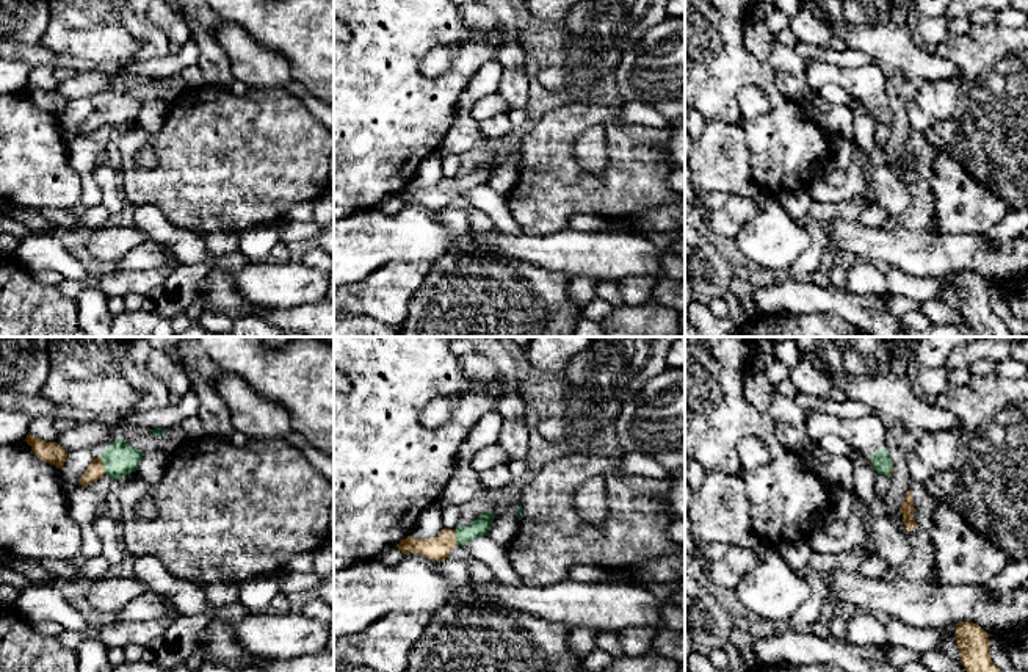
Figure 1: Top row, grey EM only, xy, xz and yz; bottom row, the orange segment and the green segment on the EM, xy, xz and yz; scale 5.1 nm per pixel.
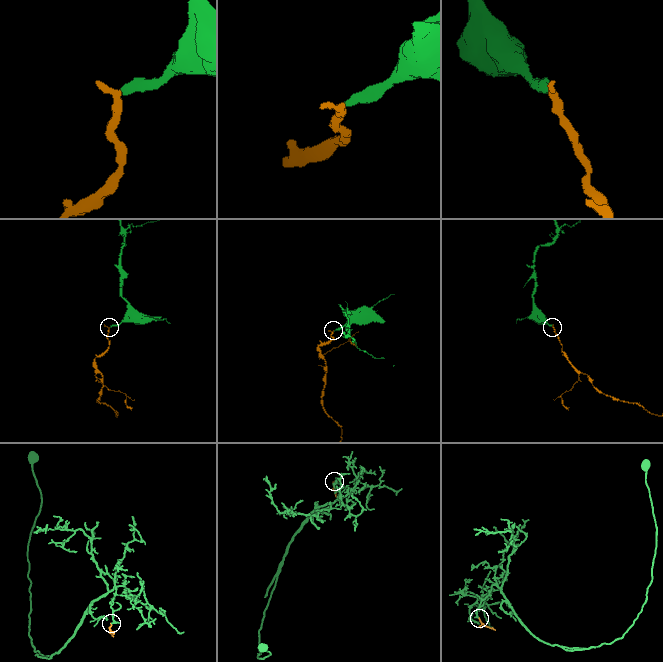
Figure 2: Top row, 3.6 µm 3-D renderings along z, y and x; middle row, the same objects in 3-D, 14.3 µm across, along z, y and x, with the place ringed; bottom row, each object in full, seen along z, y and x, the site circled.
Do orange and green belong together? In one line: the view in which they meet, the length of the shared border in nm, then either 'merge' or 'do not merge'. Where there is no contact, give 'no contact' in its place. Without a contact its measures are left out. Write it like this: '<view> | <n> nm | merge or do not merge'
xy | 100 nm | merge

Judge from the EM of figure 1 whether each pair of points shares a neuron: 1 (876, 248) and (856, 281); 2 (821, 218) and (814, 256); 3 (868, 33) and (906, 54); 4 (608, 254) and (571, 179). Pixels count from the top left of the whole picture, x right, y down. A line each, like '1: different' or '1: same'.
1: different
2: same
3: same
4: different

